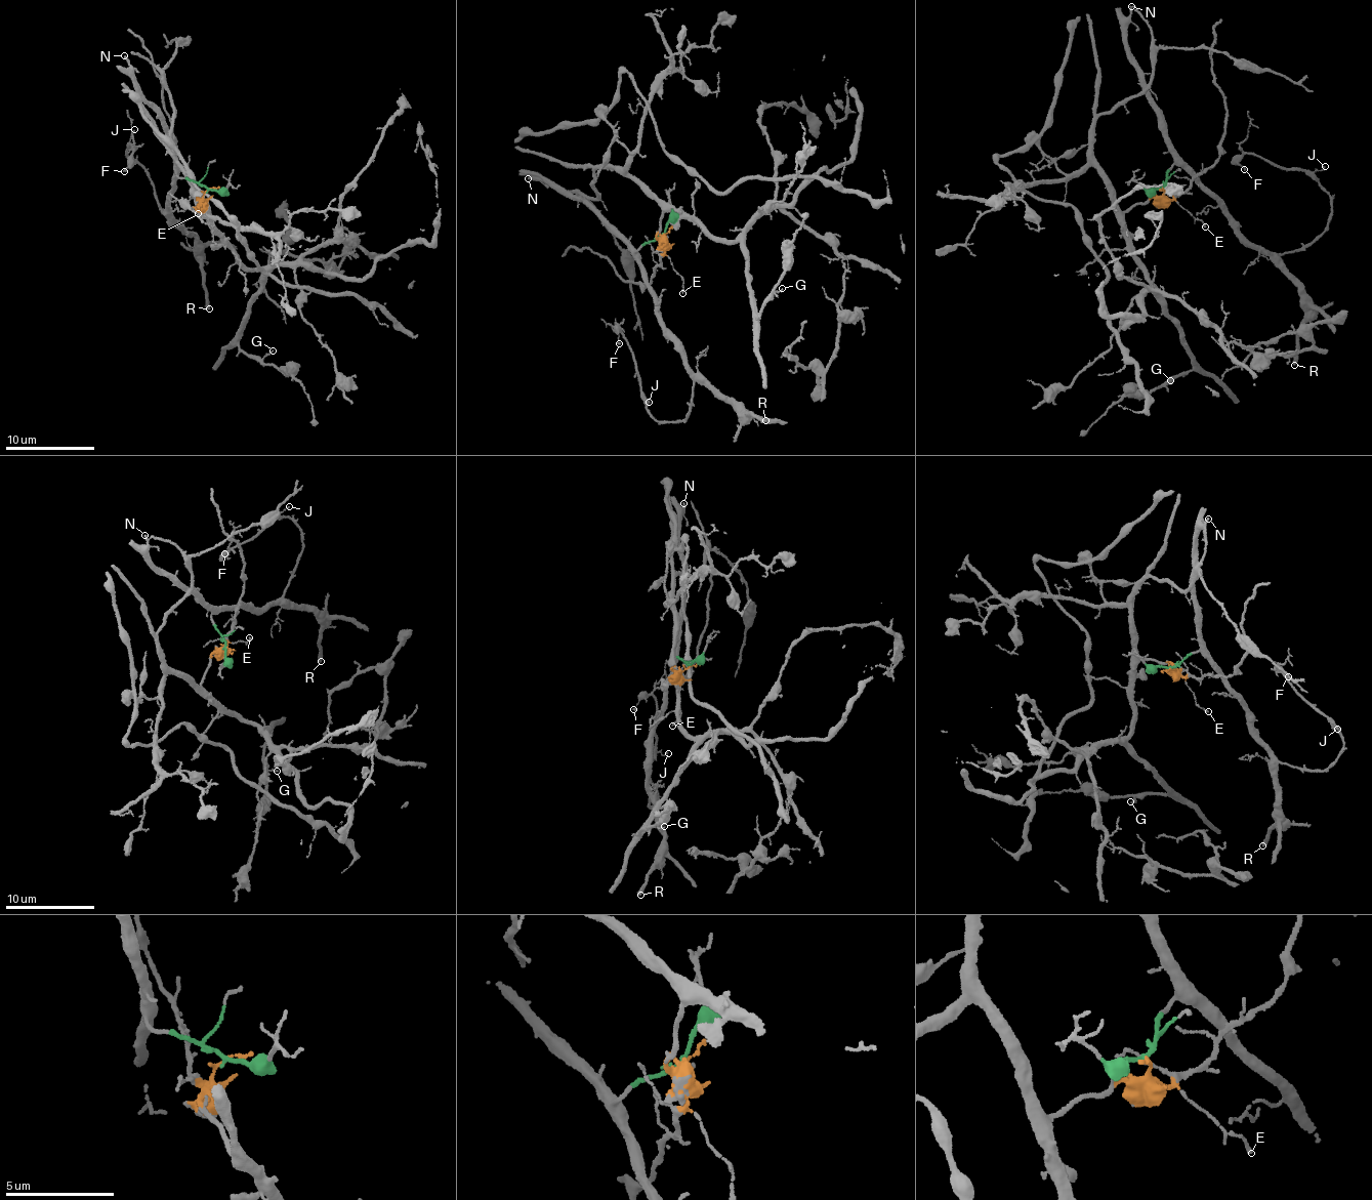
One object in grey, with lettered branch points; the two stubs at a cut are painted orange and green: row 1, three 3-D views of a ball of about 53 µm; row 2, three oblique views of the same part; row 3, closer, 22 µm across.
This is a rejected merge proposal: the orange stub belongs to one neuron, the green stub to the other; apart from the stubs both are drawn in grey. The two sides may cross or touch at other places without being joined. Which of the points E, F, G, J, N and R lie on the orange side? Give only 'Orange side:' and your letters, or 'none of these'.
Orange side: E, G

